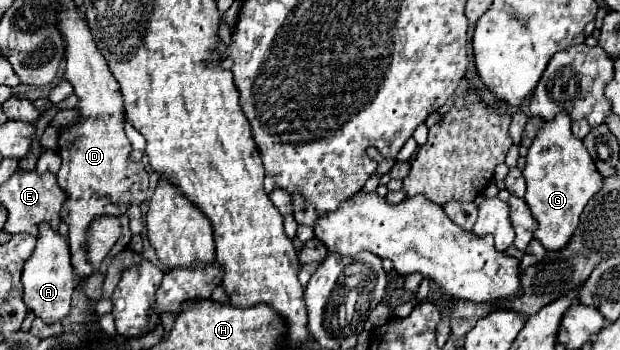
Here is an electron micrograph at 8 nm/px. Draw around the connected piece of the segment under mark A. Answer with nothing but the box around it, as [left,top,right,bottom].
[22,226,74,324]

